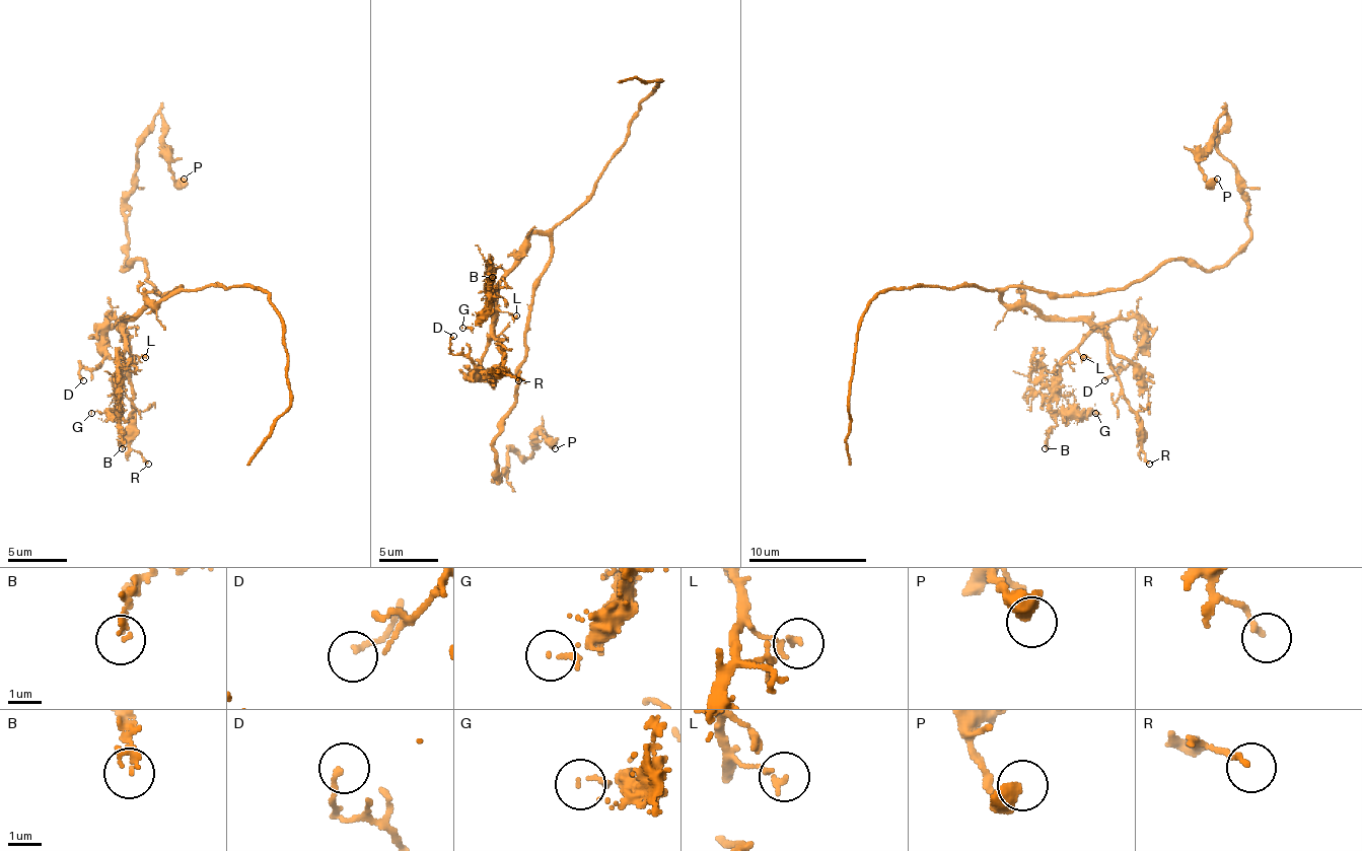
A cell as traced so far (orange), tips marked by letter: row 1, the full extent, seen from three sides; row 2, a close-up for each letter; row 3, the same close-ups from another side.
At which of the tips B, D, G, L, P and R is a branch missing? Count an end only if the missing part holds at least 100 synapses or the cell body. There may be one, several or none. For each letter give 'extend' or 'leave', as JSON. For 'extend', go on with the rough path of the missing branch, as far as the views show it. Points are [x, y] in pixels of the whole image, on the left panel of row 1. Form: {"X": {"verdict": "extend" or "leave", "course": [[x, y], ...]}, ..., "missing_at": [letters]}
{"B": {"verdict": "leave"}, "D": {"verdict": "leave"}, "G": {"verdict": "leave"}, "L": {"verdict": "leave"}, "P": {"verdict": "leave"}, "R": {"verdict": "leave"}, "missing_at": []}

